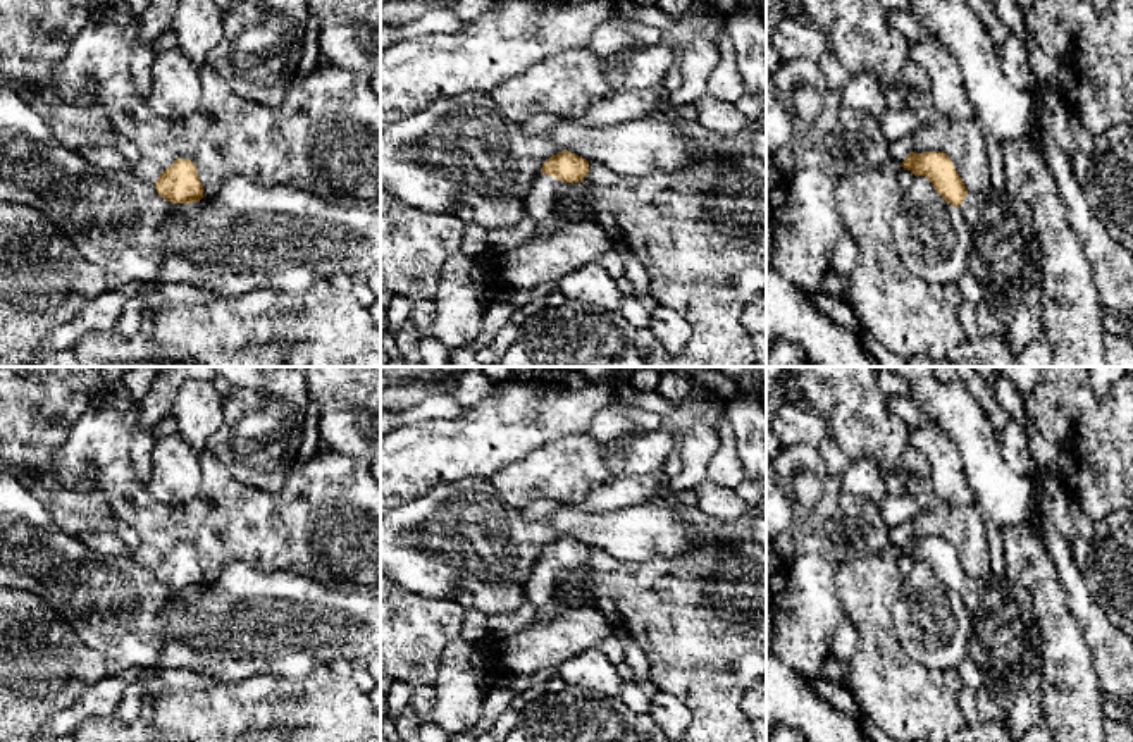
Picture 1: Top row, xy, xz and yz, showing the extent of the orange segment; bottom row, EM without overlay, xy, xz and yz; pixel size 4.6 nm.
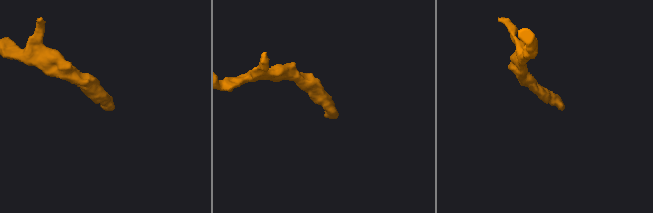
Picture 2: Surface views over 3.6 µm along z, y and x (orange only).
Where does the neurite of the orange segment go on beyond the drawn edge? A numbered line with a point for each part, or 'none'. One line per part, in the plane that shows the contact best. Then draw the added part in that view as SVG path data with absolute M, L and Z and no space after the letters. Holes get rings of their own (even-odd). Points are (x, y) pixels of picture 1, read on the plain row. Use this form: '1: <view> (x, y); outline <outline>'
1: xz (548, 589); outline M539 560L527 575L523 592L534 606L536 621L551 621L565 609L592 608L596 594L582 589L589 572L584 566L563 568L548 560Z

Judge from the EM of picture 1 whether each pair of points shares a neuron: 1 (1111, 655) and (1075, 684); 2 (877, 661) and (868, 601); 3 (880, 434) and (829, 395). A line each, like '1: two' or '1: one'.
1: two
2: one
3: one

